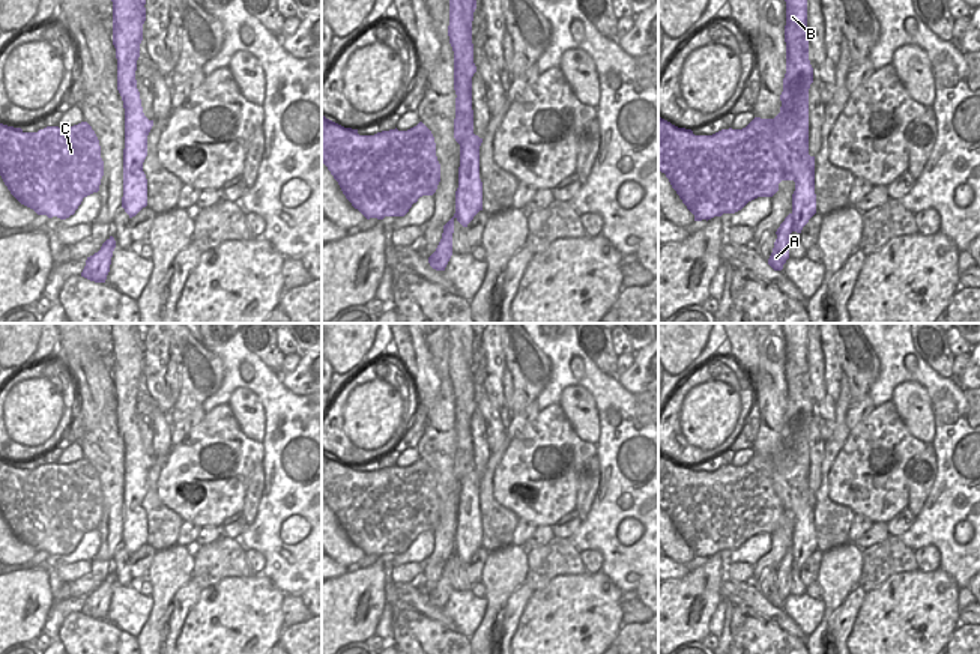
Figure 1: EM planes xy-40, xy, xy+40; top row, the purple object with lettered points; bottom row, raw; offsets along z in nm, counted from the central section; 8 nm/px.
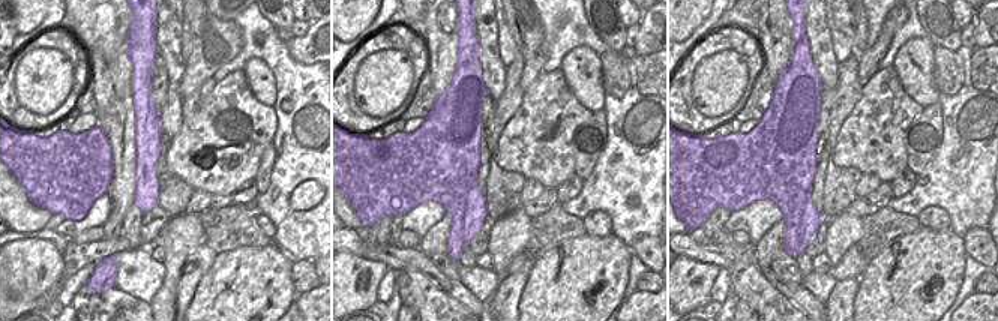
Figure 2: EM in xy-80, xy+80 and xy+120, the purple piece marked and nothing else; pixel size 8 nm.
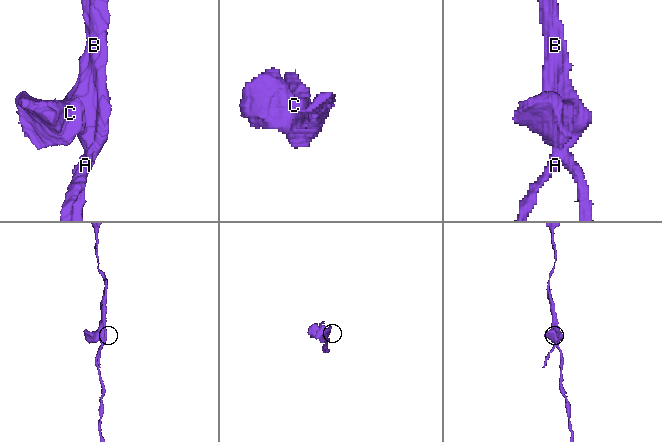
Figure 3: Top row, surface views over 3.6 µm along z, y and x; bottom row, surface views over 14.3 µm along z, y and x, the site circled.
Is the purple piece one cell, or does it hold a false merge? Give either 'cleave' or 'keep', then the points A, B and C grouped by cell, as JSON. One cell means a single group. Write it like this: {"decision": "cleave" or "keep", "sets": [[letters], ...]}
{"decision": "cleave", "sets": [["A", "C"], ["B"]]}

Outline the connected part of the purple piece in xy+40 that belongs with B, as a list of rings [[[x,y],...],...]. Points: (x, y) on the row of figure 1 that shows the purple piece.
[[[807,0],[786,2],[786,74],[792,75],[795,95],[809,95],[813,83],[813,68],[809,60]]]

